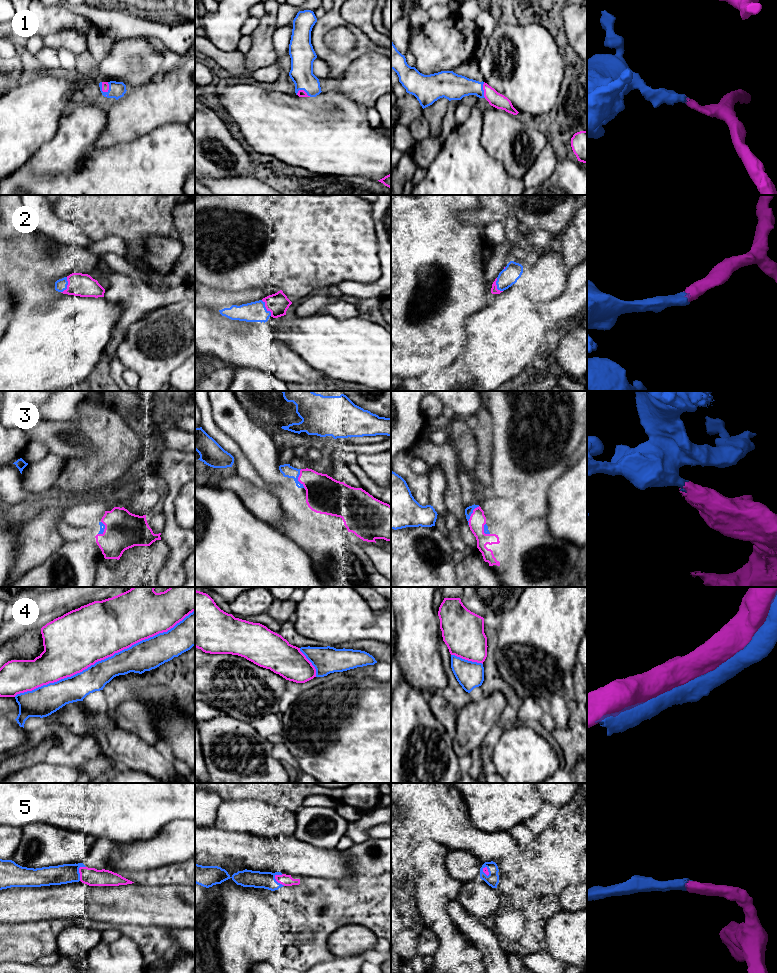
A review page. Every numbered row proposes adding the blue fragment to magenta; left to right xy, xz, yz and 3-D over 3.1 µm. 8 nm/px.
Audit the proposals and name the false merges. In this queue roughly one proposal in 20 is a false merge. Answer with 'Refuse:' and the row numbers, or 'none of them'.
Refuse: none of them

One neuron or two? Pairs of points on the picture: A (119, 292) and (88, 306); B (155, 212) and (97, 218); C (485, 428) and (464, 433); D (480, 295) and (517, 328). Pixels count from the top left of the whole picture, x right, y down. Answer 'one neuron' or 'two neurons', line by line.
A: two neurons
B: one neuron
C: two neurons
D: two neurons

